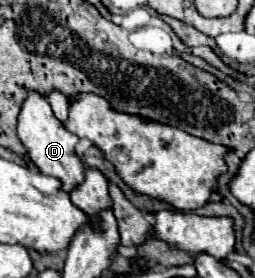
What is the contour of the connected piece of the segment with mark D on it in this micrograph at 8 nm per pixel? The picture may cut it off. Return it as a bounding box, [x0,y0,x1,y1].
[17,90,83,192]

